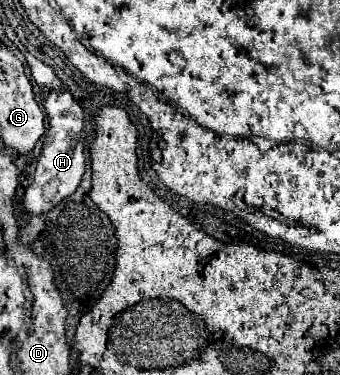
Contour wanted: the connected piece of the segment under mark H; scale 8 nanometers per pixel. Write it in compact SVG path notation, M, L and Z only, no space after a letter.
M27 51L23 55L25 55L27 65L31 69L31 77L41 91L41 101L43 101L43 107L45 107L45 113L47 113L47 123L49 123L47 131L45 131L41 157L37 159L37 169L35 169L33 183L25 189L25 197L23 197L25 211L31 213L31 215L41 215L41 213L49 211L53 205L59 205L65 197L73 195L75 189L79 187L81 175L85 171L83 109L73 99L69 89L57 79L57 75L53 73L51 67L41 63L33 55L29 55Z

